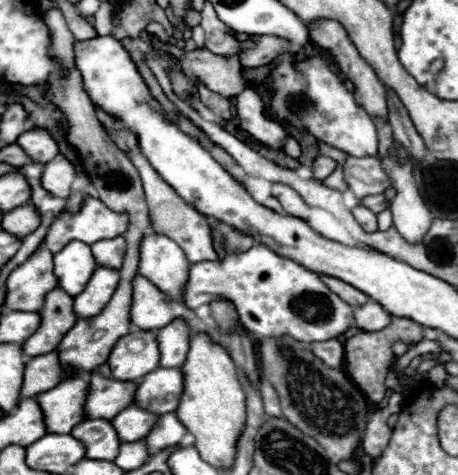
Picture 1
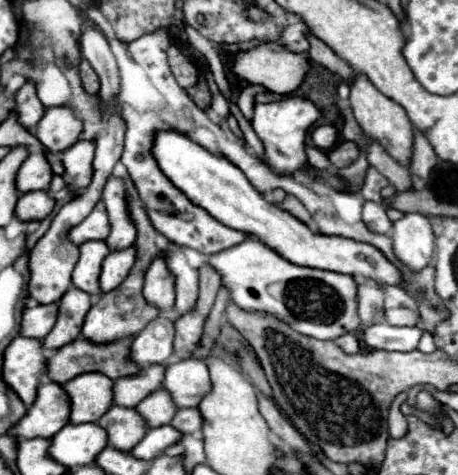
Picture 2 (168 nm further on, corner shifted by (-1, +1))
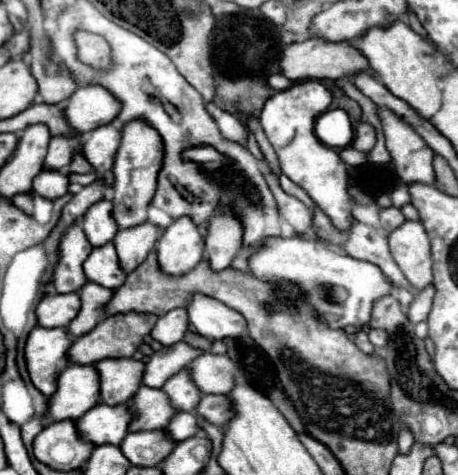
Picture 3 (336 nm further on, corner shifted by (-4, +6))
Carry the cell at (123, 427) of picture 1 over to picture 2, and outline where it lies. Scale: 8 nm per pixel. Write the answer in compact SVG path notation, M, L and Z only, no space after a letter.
M164 389L150 393L136 409L148 421L150 427L168 425L172 421L172 415L176 415L178 411L176 403L172 403L172 395L168 395L168 391Z

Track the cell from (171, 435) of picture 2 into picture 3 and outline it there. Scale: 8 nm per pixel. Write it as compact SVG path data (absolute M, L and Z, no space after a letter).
M177 412L177 414L171 418L171 422L163 428L163 432L167 432L173 442L187 440L187 438L195 436L197 430L199 430L199 426L197 426L195 414L191 414L191 412Z

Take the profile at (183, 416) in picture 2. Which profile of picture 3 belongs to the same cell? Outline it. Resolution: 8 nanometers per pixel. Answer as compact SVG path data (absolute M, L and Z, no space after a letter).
M215 394L201 396L195 412L201 418L205 418L207 422L211 422L213 426L219 426L219 428L223 428L227 424L227 418L231 418L227 396L215 396Z

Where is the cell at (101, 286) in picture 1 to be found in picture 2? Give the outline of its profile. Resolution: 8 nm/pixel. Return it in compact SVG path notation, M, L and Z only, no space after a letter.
M126 247L124 251L112 251L104 263L102 263L102 275L100 275L100 287L104 293L116 289L126 277L128 271L136 263L136 247Z

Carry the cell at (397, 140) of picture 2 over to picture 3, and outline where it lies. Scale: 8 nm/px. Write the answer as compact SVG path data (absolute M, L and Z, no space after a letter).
M377 108L385 146L393 158L393 168L397 176L407 182L423 182L433 184L435 176L431 170L433 150L429 144L415 132L411 124L407 124L399 114L389 108Z

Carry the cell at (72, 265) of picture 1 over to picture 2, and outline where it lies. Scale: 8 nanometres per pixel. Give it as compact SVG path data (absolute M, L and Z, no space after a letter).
M86 241L80 245L80 259L74 267L72 273L72 283L90 293L90 295L100 295L100 267L104 257L108 255L108 245L106 241Z

